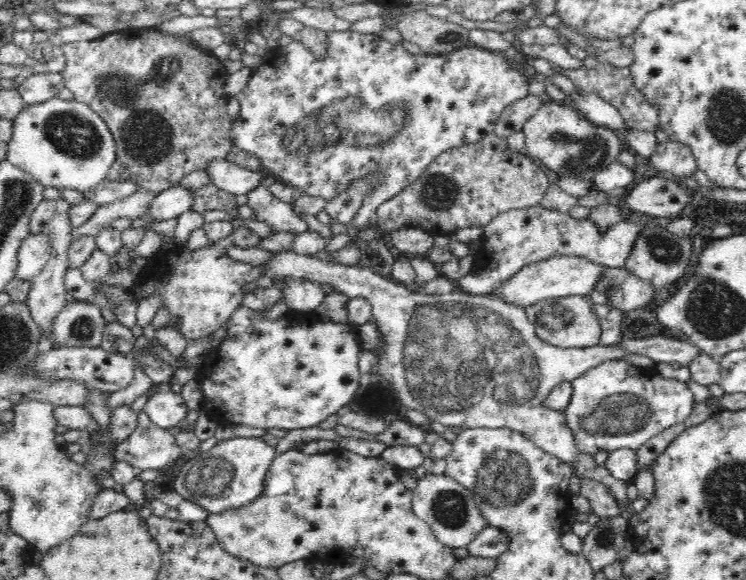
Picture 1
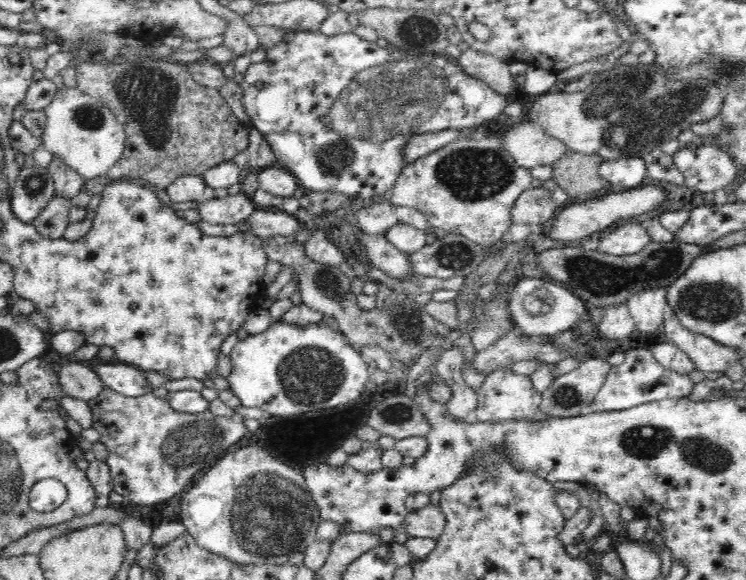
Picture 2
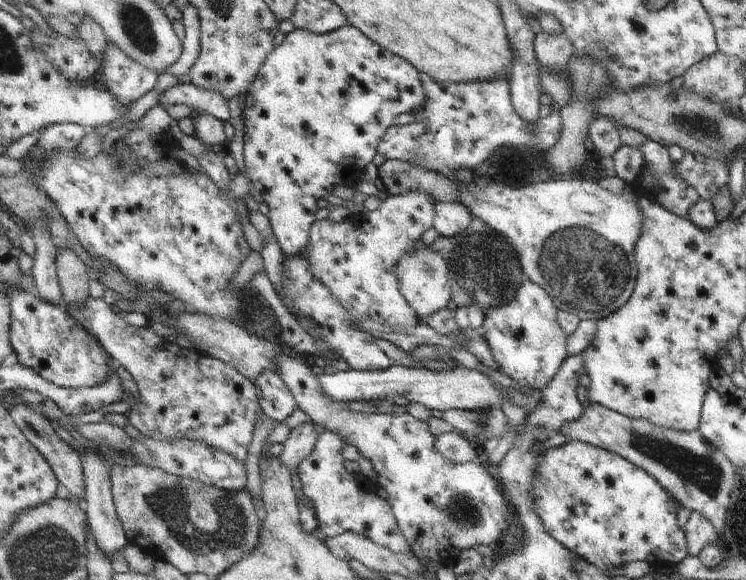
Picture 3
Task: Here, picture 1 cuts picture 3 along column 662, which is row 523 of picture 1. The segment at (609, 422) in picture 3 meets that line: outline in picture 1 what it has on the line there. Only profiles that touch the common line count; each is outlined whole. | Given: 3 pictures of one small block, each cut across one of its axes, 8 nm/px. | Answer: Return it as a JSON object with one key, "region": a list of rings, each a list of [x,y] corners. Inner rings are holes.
{"region":[[[426,472],[411,491],[415,515],[427,522],[435,537],[450,548],[466,548],[488,526],[479,506],[473,501],[473,494],[445,473]]]}

